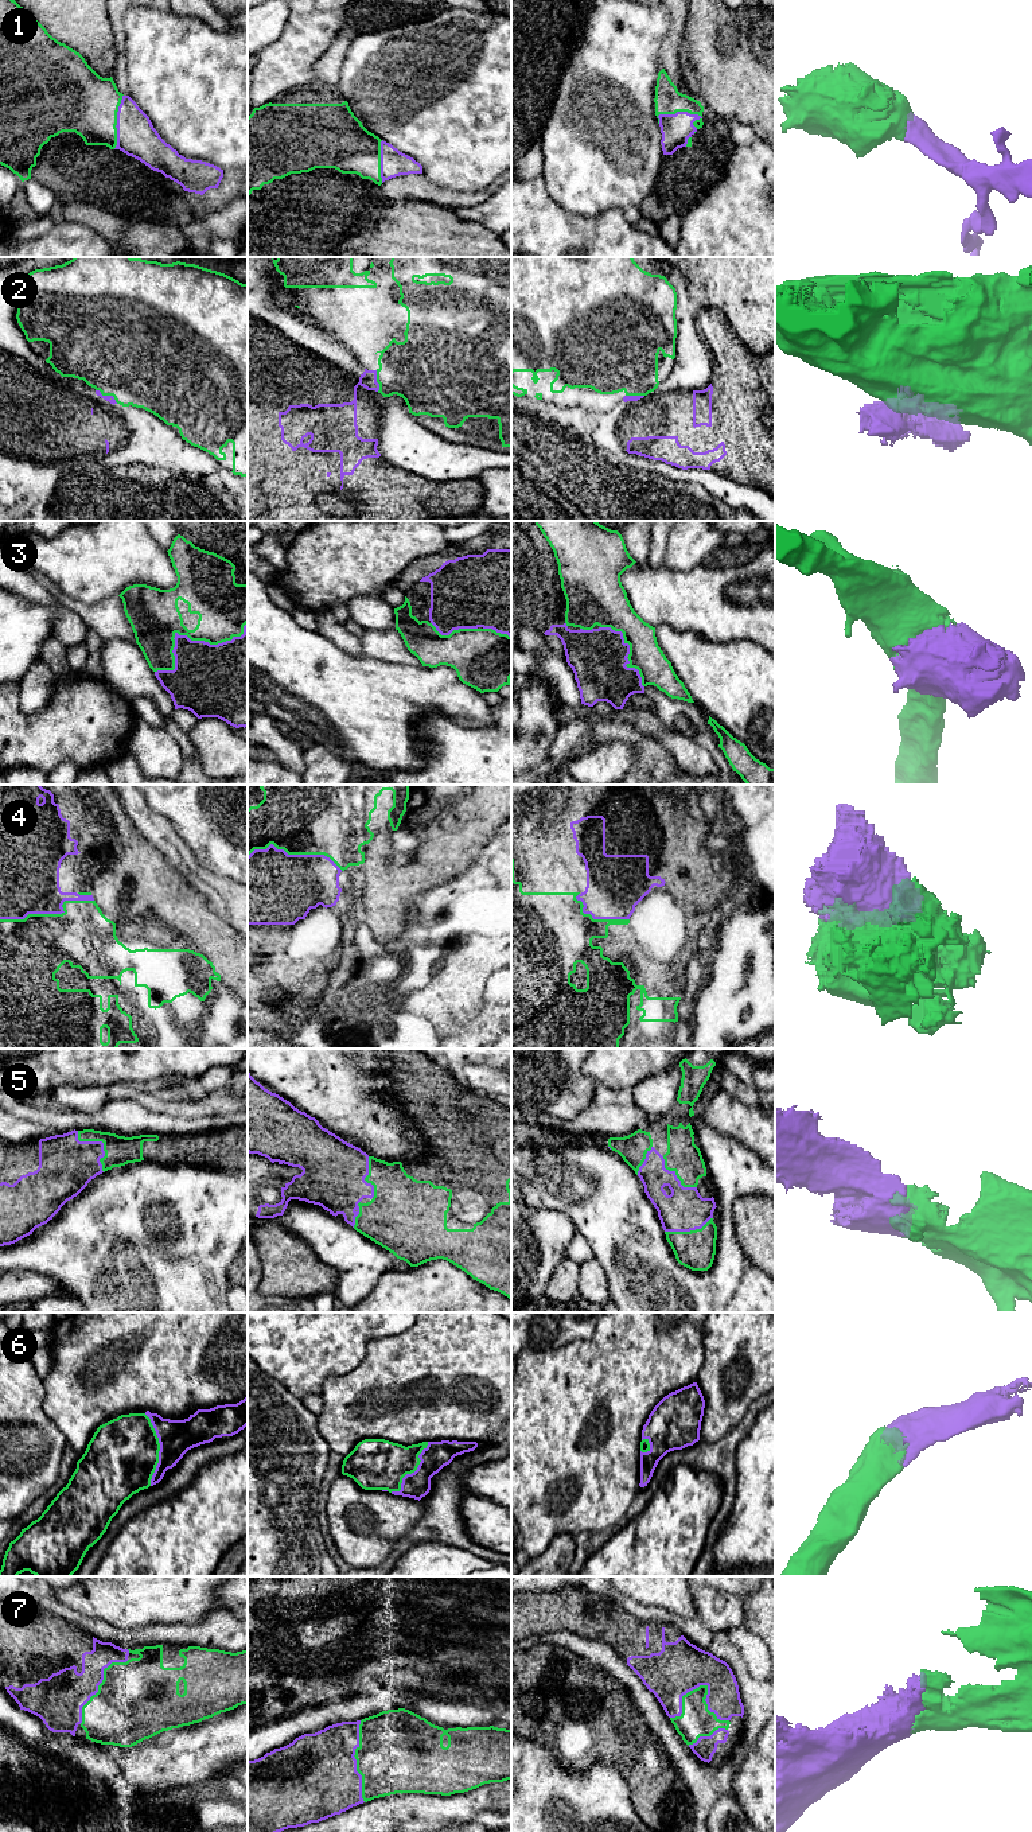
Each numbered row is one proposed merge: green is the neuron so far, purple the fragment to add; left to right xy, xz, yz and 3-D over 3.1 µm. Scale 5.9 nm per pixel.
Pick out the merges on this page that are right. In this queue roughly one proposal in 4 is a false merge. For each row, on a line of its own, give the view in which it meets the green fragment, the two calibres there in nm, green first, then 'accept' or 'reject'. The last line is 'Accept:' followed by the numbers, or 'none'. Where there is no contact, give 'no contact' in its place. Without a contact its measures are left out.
1: yz | 160/180 nm | accept
2: xy | 500/50 nm | reject
3: xy | 300/360 nm | accept
4: xy | 380/360 nm | accept
5: xy | 180/320 nm | accept
6: xy | 420/200 nm | accept
7: yz | 200/300 nm | accept
Accept: 1, 3, 4, 5, 6, 7

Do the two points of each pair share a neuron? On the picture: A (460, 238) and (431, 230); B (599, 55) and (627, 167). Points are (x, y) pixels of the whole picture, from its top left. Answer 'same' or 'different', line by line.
A: same
B: same

